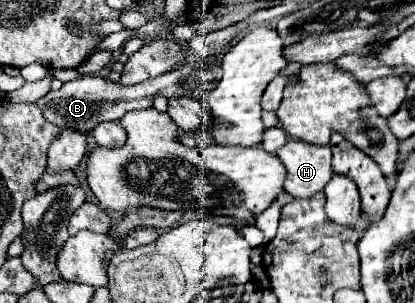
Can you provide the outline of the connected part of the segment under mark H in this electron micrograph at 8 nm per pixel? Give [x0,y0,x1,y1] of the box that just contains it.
[276,141,334,199]

